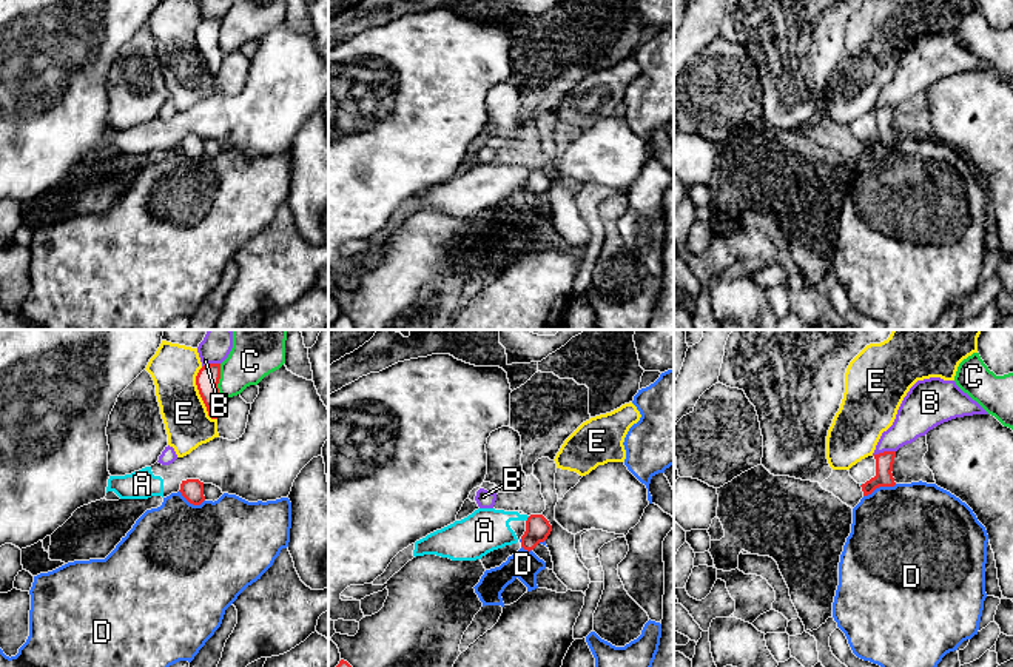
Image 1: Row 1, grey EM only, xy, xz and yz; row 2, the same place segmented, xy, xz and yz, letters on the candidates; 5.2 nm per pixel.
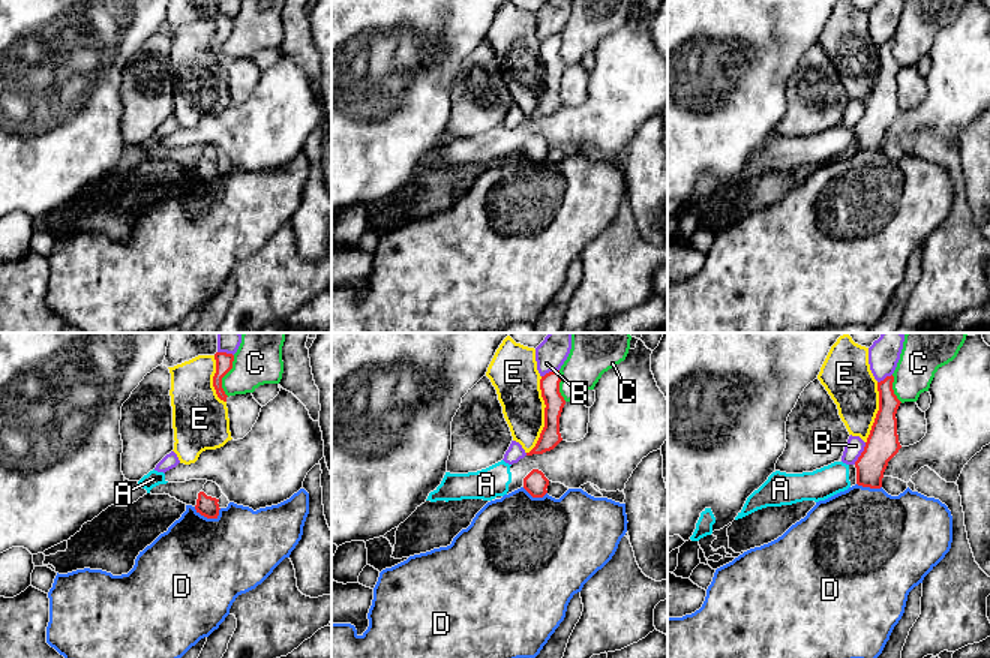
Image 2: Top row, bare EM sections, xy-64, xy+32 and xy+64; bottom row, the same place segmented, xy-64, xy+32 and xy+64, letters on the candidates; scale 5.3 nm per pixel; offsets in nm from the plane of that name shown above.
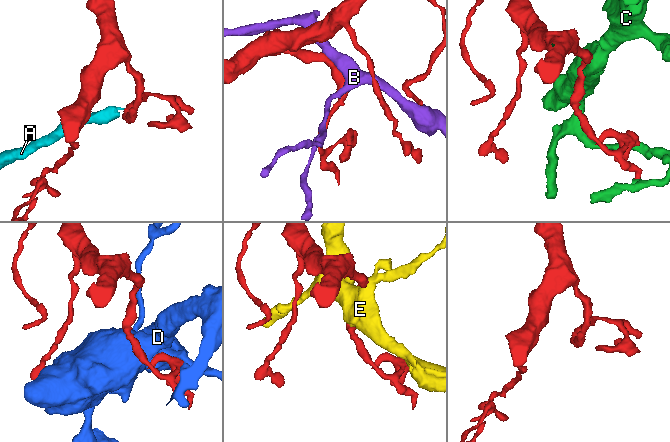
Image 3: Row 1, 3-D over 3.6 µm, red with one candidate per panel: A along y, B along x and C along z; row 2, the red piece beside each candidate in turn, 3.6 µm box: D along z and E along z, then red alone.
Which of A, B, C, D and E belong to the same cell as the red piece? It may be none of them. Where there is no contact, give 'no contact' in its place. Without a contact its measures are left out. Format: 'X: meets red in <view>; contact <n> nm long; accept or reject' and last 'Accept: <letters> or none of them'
A: meets red in xz; contact 40 nm long; reject
B: meets red in yz; contact 120 nm long; reject
C: meets red in xy; contact 190 nm long; reject
D: meets red in yz; contact 190 nm long; reject
E: meets red in xy; contact 300 nm long; reject
Accept: none of them

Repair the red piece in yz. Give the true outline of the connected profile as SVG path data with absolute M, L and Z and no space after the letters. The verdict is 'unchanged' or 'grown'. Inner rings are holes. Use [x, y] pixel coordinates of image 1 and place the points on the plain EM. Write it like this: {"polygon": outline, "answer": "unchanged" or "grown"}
{"polygon": "M883 106L874 109L876 114L876 131L862 139L863 151L871 149L879 142L894 142L893 132L893 119L894 119L896 106Z", "answer": "unchanged"}

